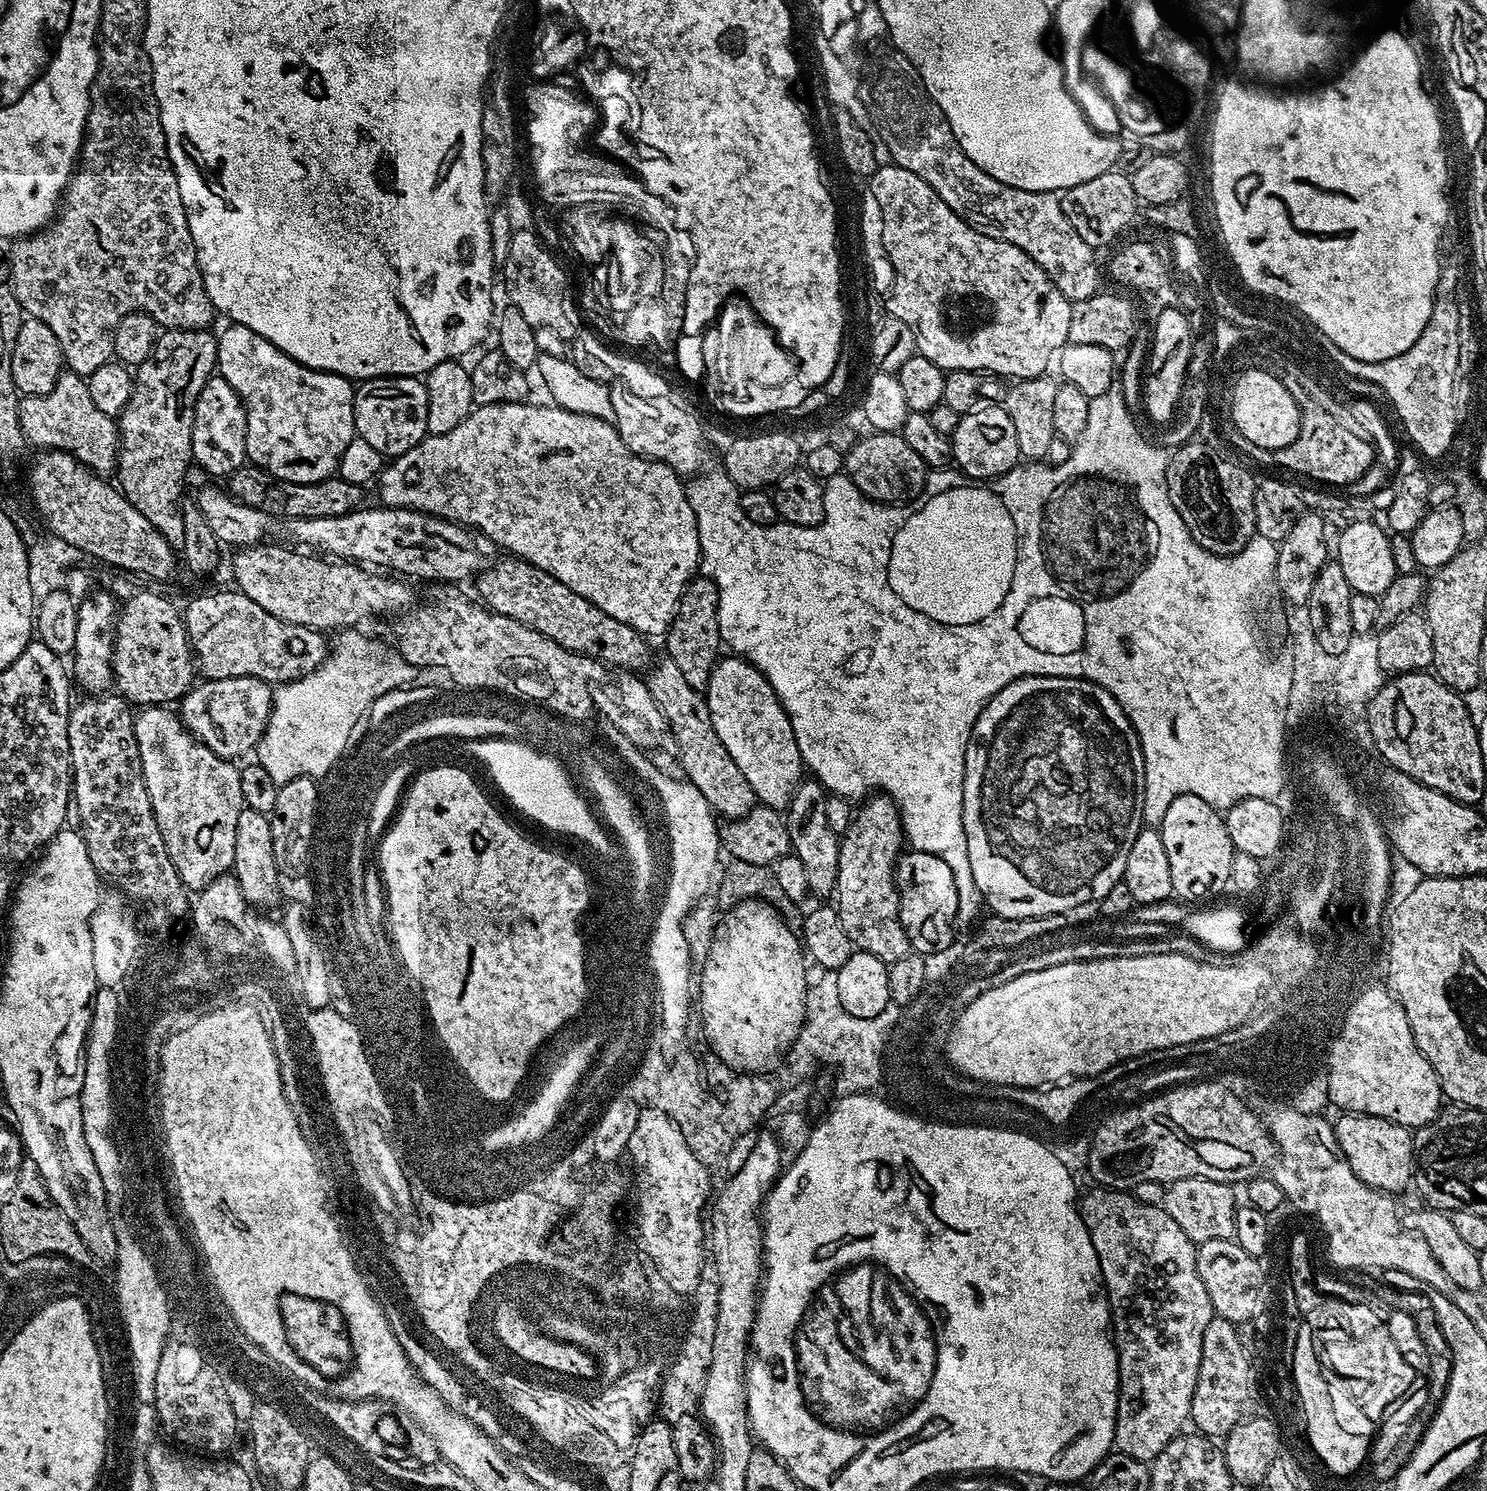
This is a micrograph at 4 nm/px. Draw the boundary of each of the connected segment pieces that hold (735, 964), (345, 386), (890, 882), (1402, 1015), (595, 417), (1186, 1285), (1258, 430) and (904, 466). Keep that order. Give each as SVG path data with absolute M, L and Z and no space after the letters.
M744 899L744 908L730 908L723 913L724 917L716 924L716 929L712 932L711 938L707 941L706 951L703 953L704 969L698 972L698 1017L708 1026L709 1036L712 1036L713 1043L716 1044L717 1052L726 1058L724 1065L735 1068L756 1068L766 1070L766 1065L772 1064L776 1056L784 1049L784 1044L795 1035L800 1018L800 1004L804 997L804 972L800 972L800 959L805 956L802 951L802 944L794 934L787 929L786 922L776 909L772 908L764 900Z
M229 323L224 333L216 336L216 366L218 375L226 378L230 386L242 398L248 411L246 418L246 450L248 460L255 467L265 468L270 474L280 476L286 482L318 482L337 475L342 450L350 446L355 428L354 384L346 376L336 372L320 372L307 368L274 346L262 334L254 334L241 324Z
M876 794L864 803L859 805L861 808L855 809L850 826L840 840L838 878L834 893L834 907L842 918L842 930L846 930L854 942L859 941L860 932L882 935L899 917L896 861L900 859L906 844L900 810L891 796Z
M1365 992L1361 996L1348 1016L1346 1038L1332 1048L1331 1062L1335 1096L1331 1107L1341 1113L1361 1112L1415 1130L1435 1120L1442 1111L1438 1074L1418 1050L1406 1010L1395 996L1384 992Z
M548 402L532 403L481 404L473 407L469 416L461 424L454 426L450 434L425 436L420 444L393 459L380 473L379 503L390 508L412 508L416 512L429 512L431 516L443 516L445 520L463 524L475 530L481 537L487 538L497 549L505 548L508 551L505 553L538 566L538 570L546 570L546 574L558 578L562 586L570 586L574 594L582 594L582 598L598 606L598 610L610 614L610 618L618 618L618 621L633 627L643 637L663 637L676 616L676 608L680 605L684 587L697 575L700 568L698 526L694 518L694 510L688 501L685 481L680 473L675 472L670 466L657 460L650 460L647 456L634 454L634 450L630 450L630 446L622 442L611 419L603 420L599 414L574 414L570 410L555 407Z
M1093 1187L1093 1192L1083 1193L1079 1201L1080 1217L1084 1219L1086 1230L1090 1234L1090 1242L1094 1242L1094 1250L1098 1254L1100 1278L1104 1281L1104 1295L1108 1297L1110 1313L1110 1335L1116 1345L1118 1358L1118 1406L1116 1407L1116 1425L1114 1426L1115 1451L1126 1454L1130 1458L1138 1458L1145 1462L1155 1460L1158 1454L1171 1442L1174 1437L1181 1435L1183 1424L1189 1423L1192 1415L1192 1399L1194 1386L1198 1382L1198 1366L1202 1362L1202 1334L1206 1334L1206 1326L1210 1326L1213 1318L1210 1294L1206 1294L1206 1286L1202 1286L1202 1278L1198 1278L1196 1265L1197 1245L1193 1244L1182 1230L1178 1230L1178 1222L1166 1214L1166 1210L1159 1204L1147 1204L1128 1190L1114 1188Z
M1258 368L1243 369L1232 381L1231 400L1231 420L1242 438L1248 439L1256 450L1265 448L1272 454L1278 448L1290 446L1290 442L1298 438L1300 407L1296 397L1274 374Z
M873 432L861 435L856 443L844 452L844 472L858 486L862 495L883 504L899 504L916 499L930 469L905 440L895 432Z

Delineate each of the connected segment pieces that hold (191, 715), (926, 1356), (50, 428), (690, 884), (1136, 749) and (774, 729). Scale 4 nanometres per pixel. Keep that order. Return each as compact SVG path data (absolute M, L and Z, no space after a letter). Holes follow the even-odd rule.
M253 676L204 680L178 701L178 715L188 731L214 754L237 758L259 744L272 713L272 694L268 681Z
M856 1260L853 1262L852 1267L845 1270L842 1274L842 1280L840 1280L840 1286L838 1286L838 1296L840 1296L840 1304L838 1308L834 1308L834 1318L838 1320L838 1324L842 1326L842 1332L846 1336L846 1342L868 1362L872 1364L878 1372L882 1374L890 1374L892 1380L896 1380L896 1392L898 1390L904 1390L906 1388L906 1398L916 1398L920 1396L924 1390L930 1390L928 1386L928 1380L932 1378L932 1372L937 1372L939 1369L940 1356L934 1352L932 1348L932 1342L930 1342L930 1334L928 1334L928 1320L922 1312L922 1306L918 1302L916 1295L910 1294L908 1296L908 1308L916 1308L916 1324L914 1328L920 1328L912 1334L914 1342L910 1342L908 1346L908 1358L890 1358L892 1352L890 1352L890 1346L888 1342L884 1340L860 1340L864 1338L864 1328L868 1326L868 1294L870 1294L870 1270L868 1270L868 1262L866 1260ZM918 1348L920 1348L920 1356L918 1356Z
M67 370L61 372L54 390L50 394L34 394L33 396L20 396L18 406L18 422L24 431L24 439L29 445L37 444L40 450L59 450L69 452L76 460L81 460L91 472L108 474L116 467L116 458L120 454L120 430L113 417L102 414L98 406L90 398L87 379L79 376L77 372Z
M622 739L618 744L620 759L625 765L632 767L632 772L640 780L645 780L650 787L656 791L656 796L660 799L660 808L668 812L664 816L664 824L668 827L668 852L676 861L672 864L672 877L669 878L669 888L662 892L662 899L670 902L682 910L682 904L689 904L695 907L695 900L710 893L714 888L714 878L716 863L722 856L722 828L718 821L717 813L712 811L710 802L686 778L675 780L672 776L660 772L660 768L651 760L652 756L645 754L641 749L633 747L632 743Z
M1023 676L1021 680L1010 682L985 704L968 739L962 818L974 882L978 882L978 890L985 905L995 915L1017 922L1027 922L1033 918L1066 912L1079 903L1100 901L1103 896L1110 894L1114 885L1123 881L1130 846L1134 846L1134 838L1138 838L1140 829L1145 827L1144 755L1130 718L1126 718L1122 706L1118 706L1118 702L1103 686L1089 680L1061 676Z
M728 654L725 660L724 657L717 659L716 669L708 679L706 699L714 734L718 734L722 746L726 746L726 754L734 758L734 766L742 770L746 782L750 782L750 790L754 790L757 801L765 808L787 809L792 795L796 793L796 787L800 785L805 766L800 758L798 742L794 742L794 730L790 726L790 718L780 705L780 700L774 694L764 673L743 656Z

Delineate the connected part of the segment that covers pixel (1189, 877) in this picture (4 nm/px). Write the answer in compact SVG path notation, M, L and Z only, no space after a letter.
M1194 794L1176 796L1174 802L1170 802L1170 810L1166 810L1166 818L1162 818L1158 827L1162 846L1166 846L1166 858L1170 858L1170 882L1173 893L1190 886L1194 878L1200 880L1204 866L1212 868L1212 876L1216 876L1218 880L1230 878L1234 849L1230 842L1230 834L1224 825L1224 816L1217 809L1202 802L1202 798Z

